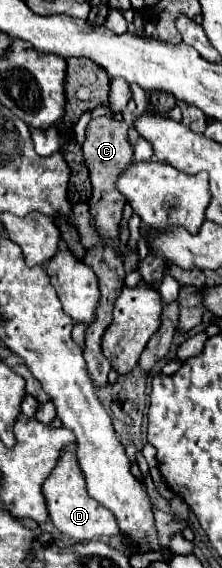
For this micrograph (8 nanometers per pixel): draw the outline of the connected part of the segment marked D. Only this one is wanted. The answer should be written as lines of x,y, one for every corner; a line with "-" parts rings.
62,449
60,457
62,459
58,459
50,477
42,485
42,495
46,499
48,515
50,515
50,521
54,523
54,527
74,541
92,541
92,539
106,539
106,537
118,535
120,529
116,525
114,515
88,495
86,481
84,481
80,467
78,467
74,451

